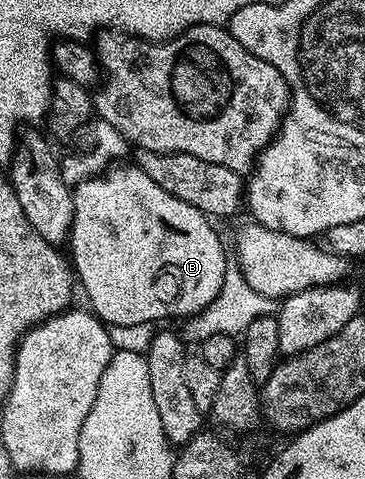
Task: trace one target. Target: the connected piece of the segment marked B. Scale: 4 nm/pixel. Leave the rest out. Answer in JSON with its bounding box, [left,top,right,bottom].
[68,165,228,328]

